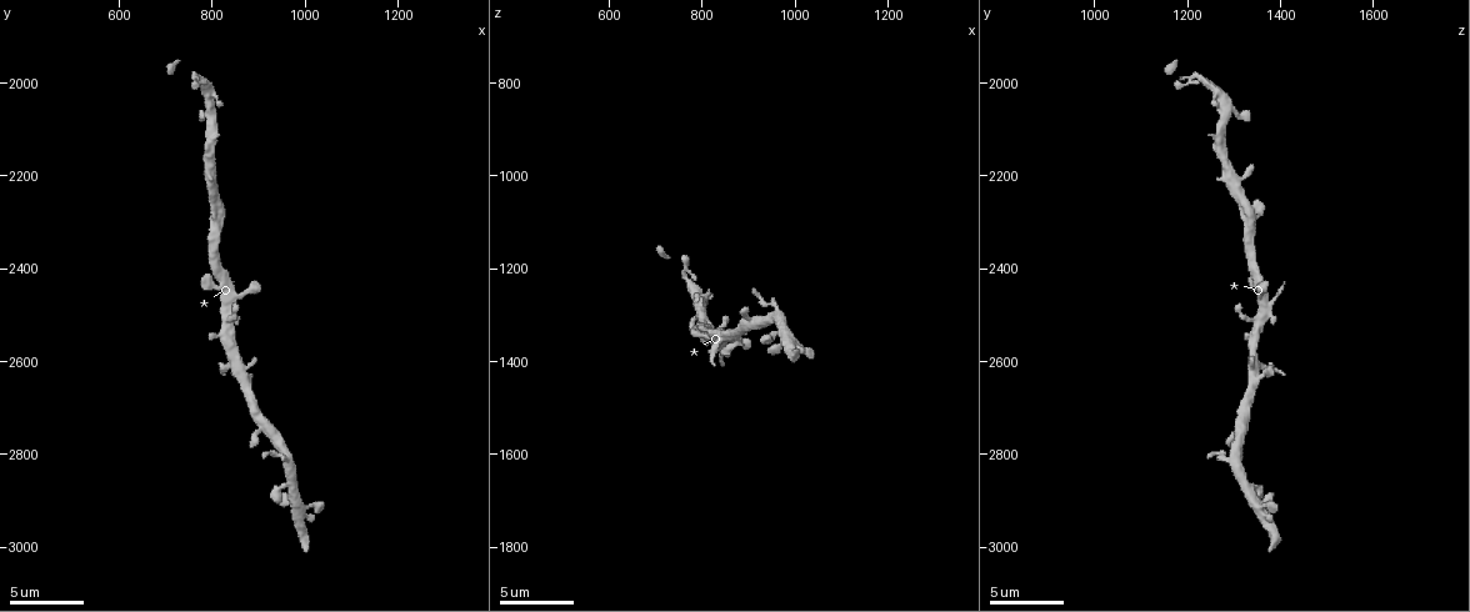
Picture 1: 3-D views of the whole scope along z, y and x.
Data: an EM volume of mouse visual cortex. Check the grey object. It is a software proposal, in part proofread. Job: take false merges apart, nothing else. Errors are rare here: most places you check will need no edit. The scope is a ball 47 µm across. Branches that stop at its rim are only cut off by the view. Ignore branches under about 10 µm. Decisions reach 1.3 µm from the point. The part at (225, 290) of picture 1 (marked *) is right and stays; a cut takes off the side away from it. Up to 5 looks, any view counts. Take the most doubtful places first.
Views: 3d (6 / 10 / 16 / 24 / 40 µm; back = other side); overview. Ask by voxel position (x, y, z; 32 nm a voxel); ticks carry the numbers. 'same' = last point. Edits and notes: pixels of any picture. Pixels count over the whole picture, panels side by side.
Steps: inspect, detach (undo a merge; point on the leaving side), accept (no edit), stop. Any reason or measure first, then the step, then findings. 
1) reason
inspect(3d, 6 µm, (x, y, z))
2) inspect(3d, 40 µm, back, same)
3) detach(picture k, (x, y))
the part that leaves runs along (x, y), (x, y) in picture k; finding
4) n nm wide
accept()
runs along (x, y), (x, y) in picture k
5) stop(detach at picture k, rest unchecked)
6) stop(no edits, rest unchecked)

thick turns thin
inspect(3d, 6 µm, (805, 2245, 1315))

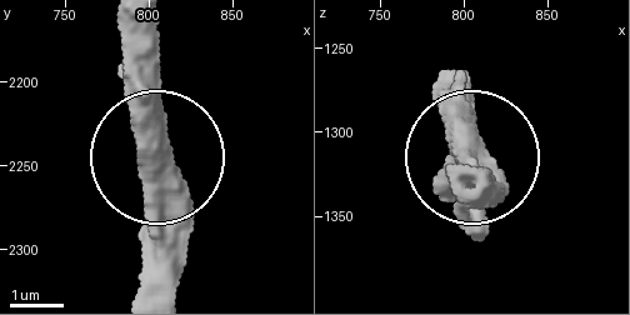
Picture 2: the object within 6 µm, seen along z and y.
accept()
continuous, no second neuron

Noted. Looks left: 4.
sudden change in width
inspect(3d, 16 µm, (845, 2605, 1340))

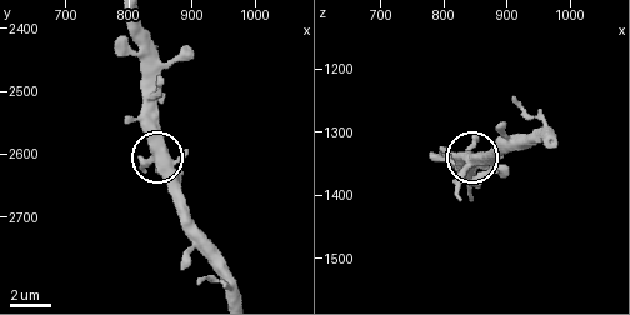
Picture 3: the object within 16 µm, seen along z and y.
accept()
runs along (146, 59), (151, 148), (158, 173), (180, 196) in picture 3; one neuron here

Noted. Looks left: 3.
sudden change in width
inspect(3d, 6 µm, (965, 2825, 1305))

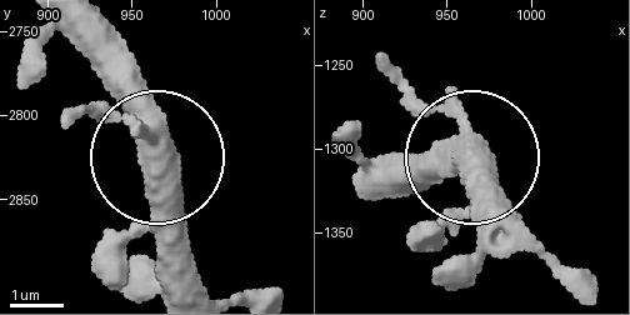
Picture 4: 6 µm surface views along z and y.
accept()
all the same neuron

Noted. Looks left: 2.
stop(no edits, rest unchecked)

